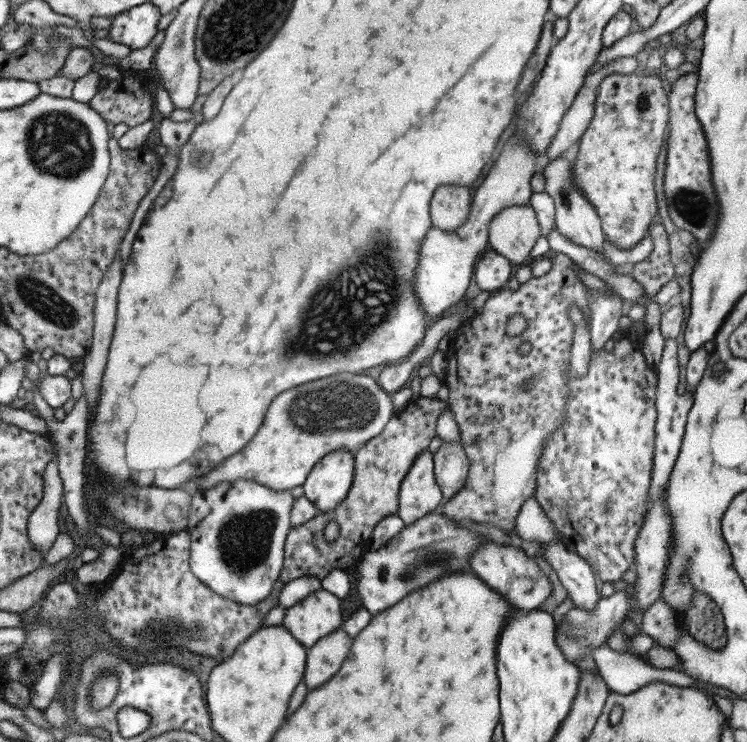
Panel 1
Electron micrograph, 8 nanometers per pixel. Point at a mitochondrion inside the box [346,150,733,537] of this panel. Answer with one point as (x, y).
(696, 208)

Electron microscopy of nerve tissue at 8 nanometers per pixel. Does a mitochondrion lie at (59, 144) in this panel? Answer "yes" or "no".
yes

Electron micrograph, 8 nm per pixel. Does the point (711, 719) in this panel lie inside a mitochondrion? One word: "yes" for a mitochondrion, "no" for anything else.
no

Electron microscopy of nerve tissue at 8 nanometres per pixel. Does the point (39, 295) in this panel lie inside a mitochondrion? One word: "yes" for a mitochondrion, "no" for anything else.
yes

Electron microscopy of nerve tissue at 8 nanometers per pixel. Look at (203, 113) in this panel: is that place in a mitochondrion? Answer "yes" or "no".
no

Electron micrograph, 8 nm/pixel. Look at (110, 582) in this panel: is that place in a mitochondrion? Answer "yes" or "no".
no

